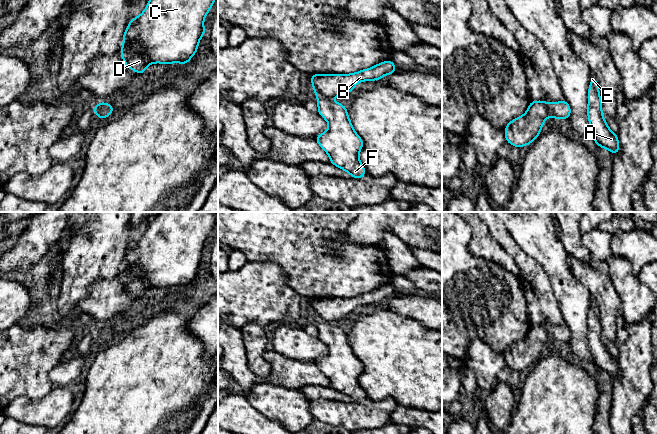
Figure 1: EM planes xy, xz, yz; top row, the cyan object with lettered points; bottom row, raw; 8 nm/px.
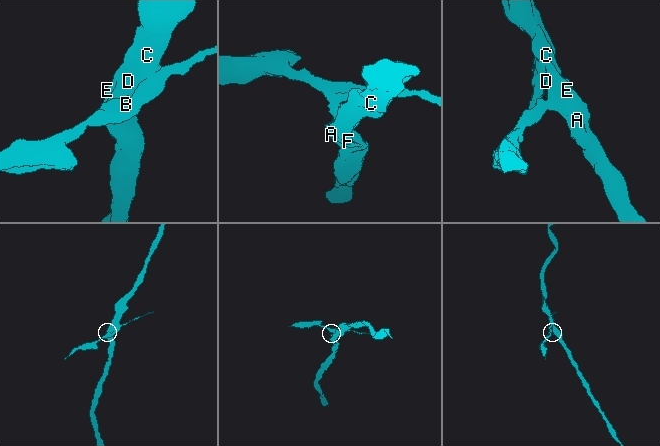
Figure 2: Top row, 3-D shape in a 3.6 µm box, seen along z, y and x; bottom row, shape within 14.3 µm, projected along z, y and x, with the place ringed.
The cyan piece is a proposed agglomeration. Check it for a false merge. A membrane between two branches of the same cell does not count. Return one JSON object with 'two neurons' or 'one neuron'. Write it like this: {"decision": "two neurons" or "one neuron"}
{"decision": "two neurons"}

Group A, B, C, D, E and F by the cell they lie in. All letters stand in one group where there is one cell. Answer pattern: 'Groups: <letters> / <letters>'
Groups: A C D E F / B

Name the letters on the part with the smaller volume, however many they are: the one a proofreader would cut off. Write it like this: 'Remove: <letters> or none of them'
Remove: B

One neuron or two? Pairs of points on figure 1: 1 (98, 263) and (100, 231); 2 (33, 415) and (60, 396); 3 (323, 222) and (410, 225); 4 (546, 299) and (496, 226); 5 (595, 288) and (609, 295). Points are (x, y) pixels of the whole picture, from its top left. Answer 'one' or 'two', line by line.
1: one
2: one
3: two
4: one
5: one

